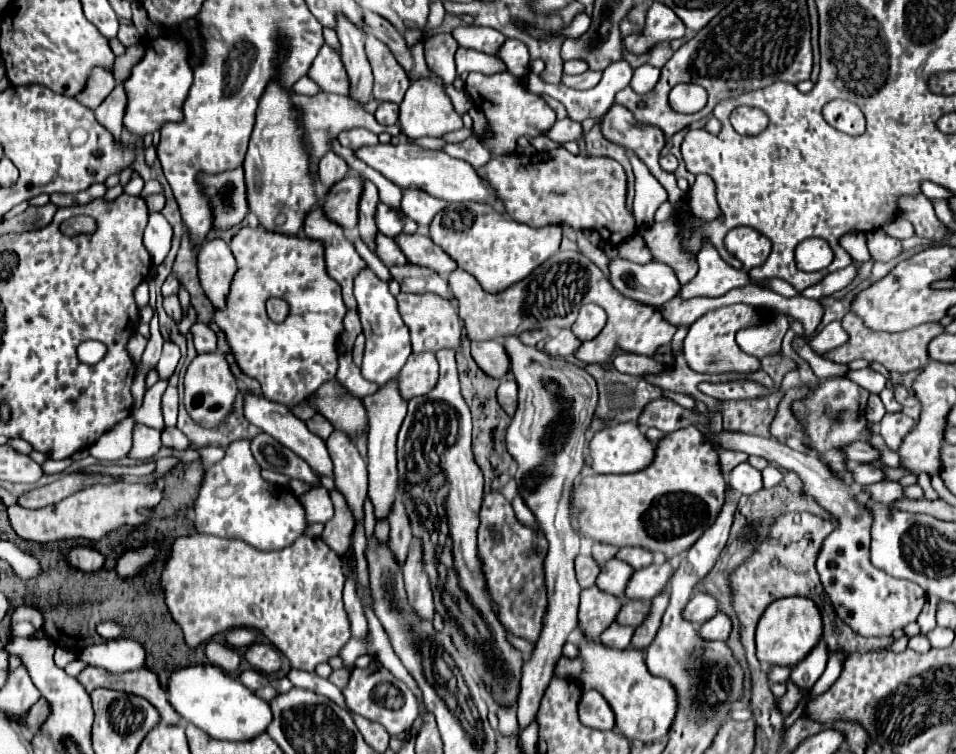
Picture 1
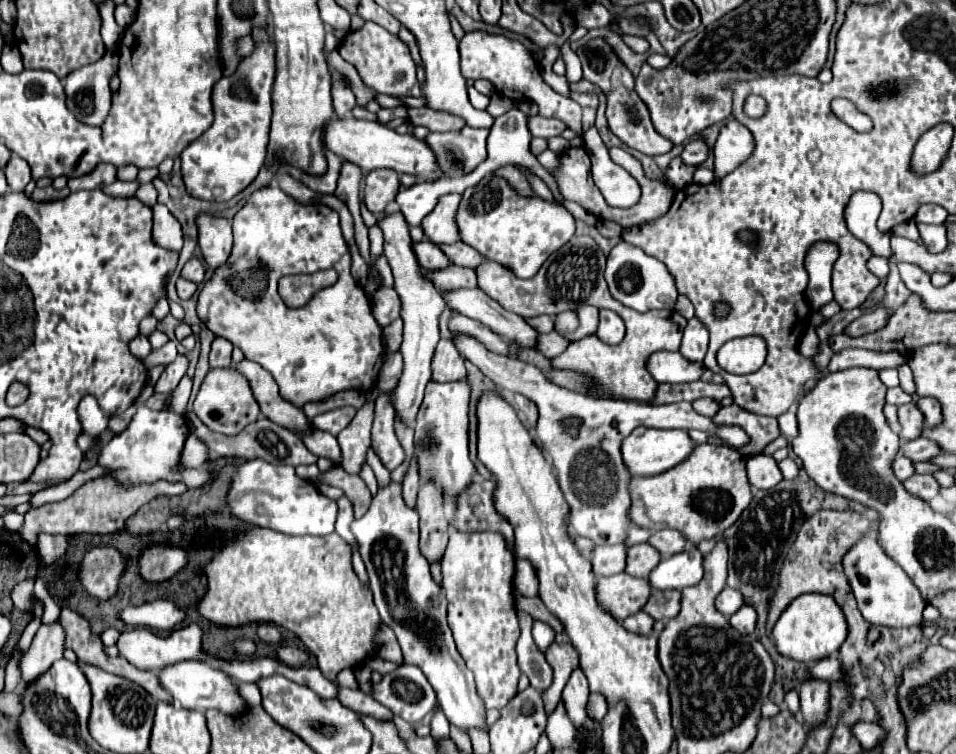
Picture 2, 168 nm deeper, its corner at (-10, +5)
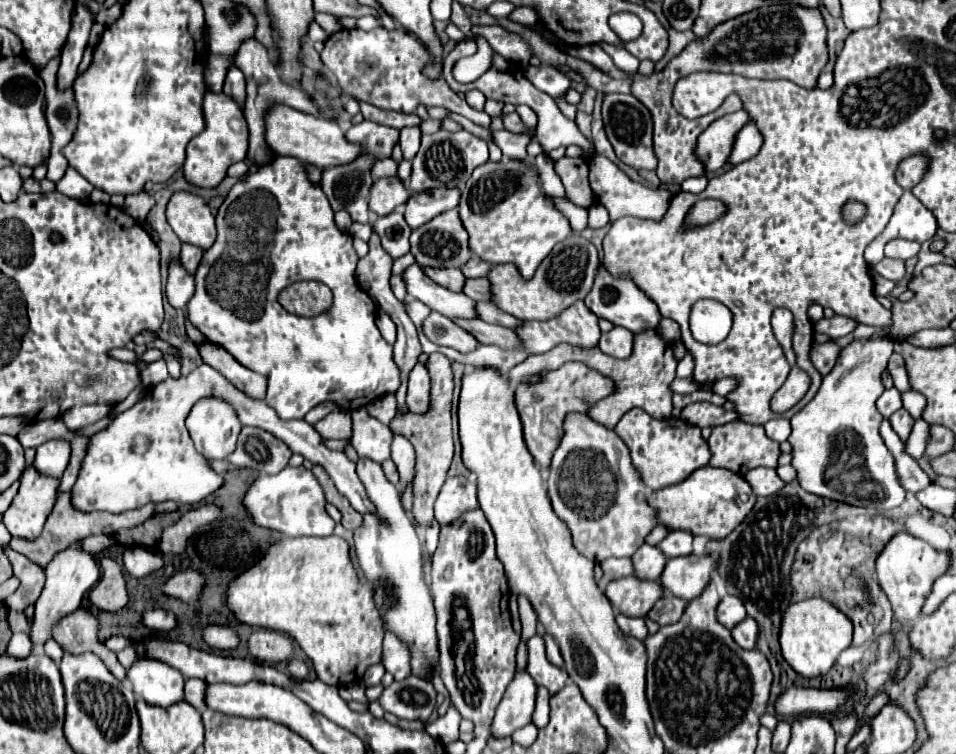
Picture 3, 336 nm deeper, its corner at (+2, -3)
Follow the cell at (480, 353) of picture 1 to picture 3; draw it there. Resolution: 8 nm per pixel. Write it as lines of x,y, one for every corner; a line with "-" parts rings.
432,311
426,317
426,321
424,321
422,327
424,327
424,335
432,343
436,343
436,345
452,347
452,349
456,349
460,353
470,353
472,349
478,347
476,339
468,331
460,329
456,323
452,323
448,317
444,317
440,313

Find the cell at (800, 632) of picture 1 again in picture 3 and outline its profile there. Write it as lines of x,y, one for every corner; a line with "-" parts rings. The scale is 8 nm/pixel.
806,599
792,603
788,611
782,617
782,629
780,629
780,647
782,655
788,661
788,665
800,673
802,677
820,677
830,671
838,655
850,647
852,643
852,621
836,611
836,607
830,601
824,599

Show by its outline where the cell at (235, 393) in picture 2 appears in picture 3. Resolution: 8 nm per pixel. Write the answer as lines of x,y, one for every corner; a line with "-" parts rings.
216,397
198,401
186,419
186,427
190,431
194,445
196,445
196,451
200,455
204,455
206,459
226,459
236,449
236,439
242,429
234,409
226,401
220,401

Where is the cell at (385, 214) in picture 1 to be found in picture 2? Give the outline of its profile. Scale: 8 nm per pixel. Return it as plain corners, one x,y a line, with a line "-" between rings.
444,177
432,183
416,183
410,189
400,189
396,195
396,205
400,207
408,225
420,225
424,215
428,215
436,199
444,193
464,193
470,187
470,177

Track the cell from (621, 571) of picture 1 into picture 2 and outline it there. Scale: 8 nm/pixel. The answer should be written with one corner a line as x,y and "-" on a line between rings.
640,543
628,549
628,561
626,561
626,573
632,577
648,579
650,571
656,567
656,563
662,559
662,555
652,549
648,543

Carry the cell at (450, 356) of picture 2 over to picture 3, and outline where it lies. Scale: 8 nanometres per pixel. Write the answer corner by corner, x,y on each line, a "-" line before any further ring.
432,353
426,363
430,377
432,377
432,389
430,389
430,407
428,413
416,415
408,410
406,413
397,413
390,422
392,433
404,433
404,437
410,437
410,443
416,449
416,477
414,477
414,505
412,505
412,517
422,525
428,527
434,519
434,501
438,497
440,487
446,481
448,467
452,463
454,455
454,441
452,441
452,421
450,421
450,407
452,407
452,369
450,361
442,353

